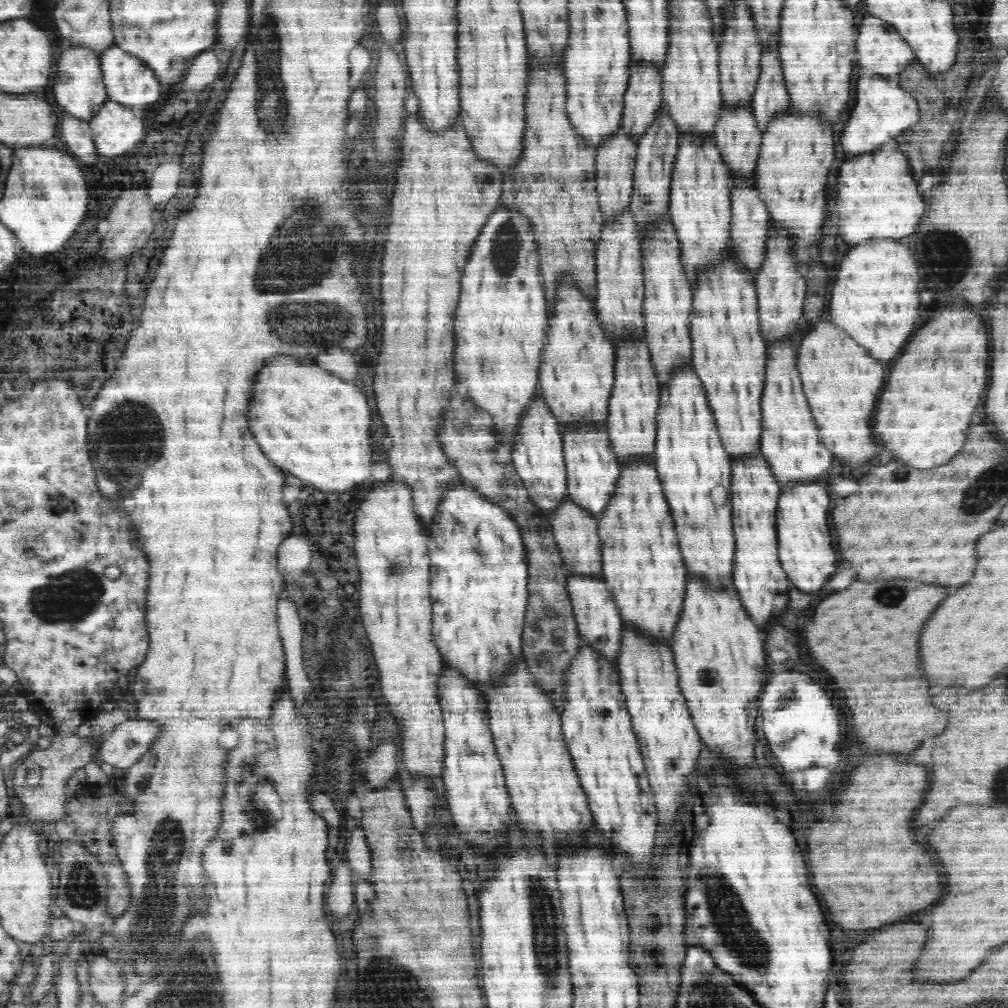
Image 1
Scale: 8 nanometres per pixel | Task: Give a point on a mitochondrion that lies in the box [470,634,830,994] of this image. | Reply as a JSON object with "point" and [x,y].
{"point":[739,936]}

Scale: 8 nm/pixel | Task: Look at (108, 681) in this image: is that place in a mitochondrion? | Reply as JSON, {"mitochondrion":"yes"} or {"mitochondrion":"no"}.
{"mitochondrion":"no"}

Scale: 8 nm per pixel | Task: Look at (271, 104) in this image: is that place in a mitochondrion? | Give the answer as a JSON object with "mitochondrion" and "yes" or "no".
{"mitochondrion":"yes"}

